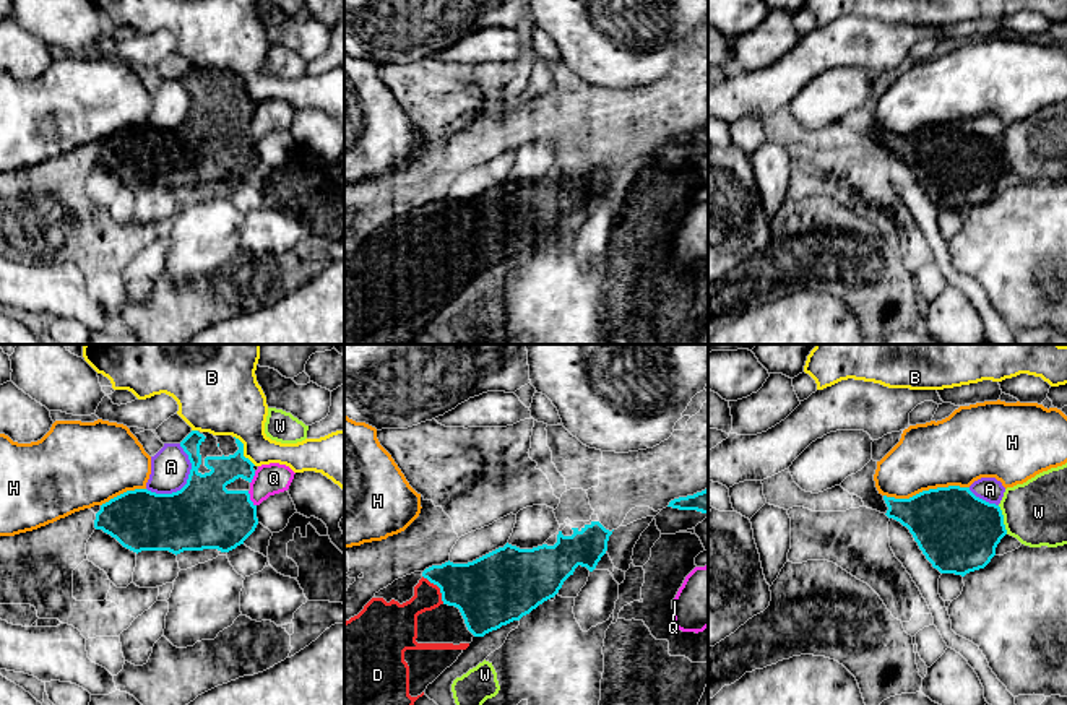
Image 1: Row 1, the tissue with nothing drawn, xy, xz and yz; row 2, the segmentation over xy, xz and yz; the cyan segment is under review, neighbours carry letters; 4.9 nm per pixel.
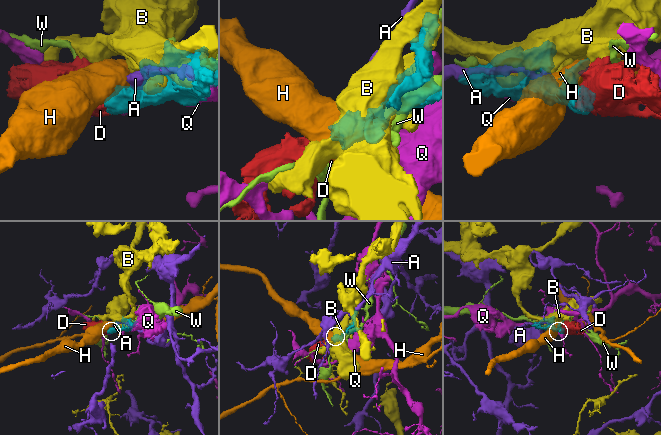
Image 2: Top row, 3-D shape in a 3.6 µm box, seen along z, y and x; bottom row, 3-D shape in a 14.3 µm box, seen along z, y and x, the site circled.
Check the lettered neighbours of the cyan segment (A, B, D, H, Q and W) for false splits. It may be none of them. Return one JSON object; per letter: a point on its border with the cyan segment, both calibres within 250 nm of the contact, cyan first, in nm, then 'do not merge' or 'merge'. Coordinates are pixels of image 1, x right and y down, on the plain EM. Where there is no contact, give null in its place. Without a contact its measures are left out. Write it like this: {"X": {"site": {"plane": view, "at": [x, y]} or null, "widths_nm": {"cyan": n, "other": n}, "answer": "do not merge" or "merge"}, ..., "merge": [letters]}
{"A": {"site": {"plane": "xy", "at": [187, 119]}, "widths_nm": {"cyan": 340, "other": 190}, "answer": "do not merge"}, "B": {"site": {"plane": "xy", "at": [242, 88]}, "widths_nm": {"cyan": 170, "other": 320}, "answer": "do not merge"}, "D": {"site": {"plane": "xz", "at": [439, 223]}, "widths_nm": {"cyan": 360, "other": 160}, "answer": "merge"}, "H": {"site": {"plane": "yz", "at": [926, 127]}, "widths_nm": {"cyan": 400, "other": 340}, "answer": "do not merge"}, "Q": {"site": {"plane": "xy", "at": [249, 135]}, "widths_nm": {"cyan": 340, "other": 150}, "answer": "do not merge"}, "W": {"site": {"plane": "yz", "at": [1002, 156]}, "widths_nm": {"cyan": 400, "other": 320}, "answer": "do not merge"}, "merge": ["D"]}

